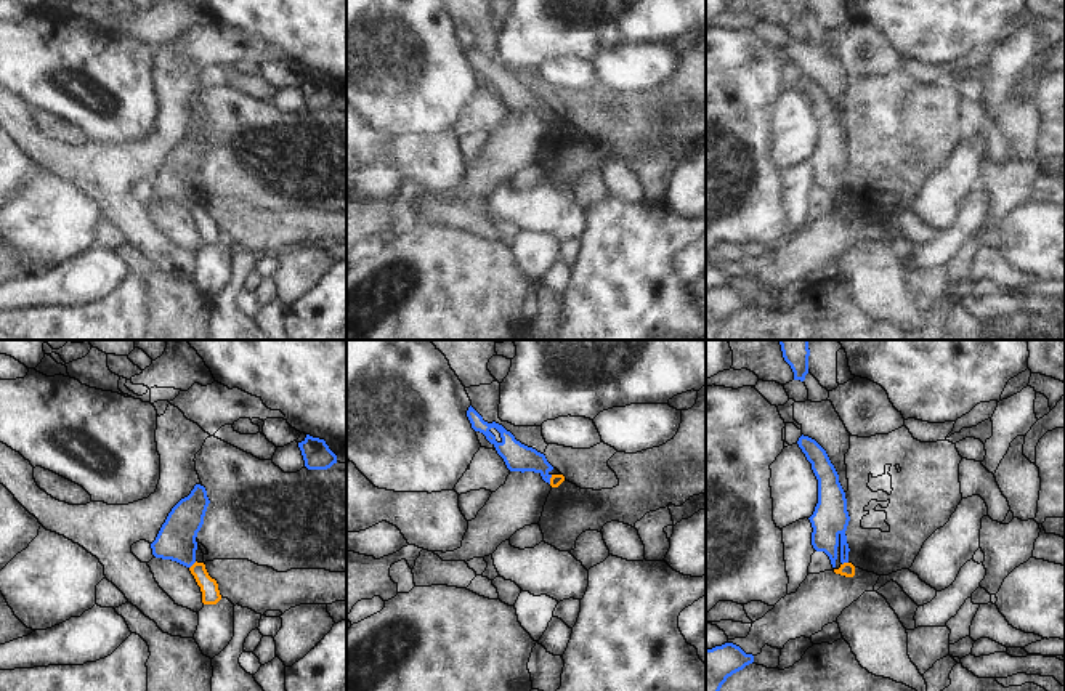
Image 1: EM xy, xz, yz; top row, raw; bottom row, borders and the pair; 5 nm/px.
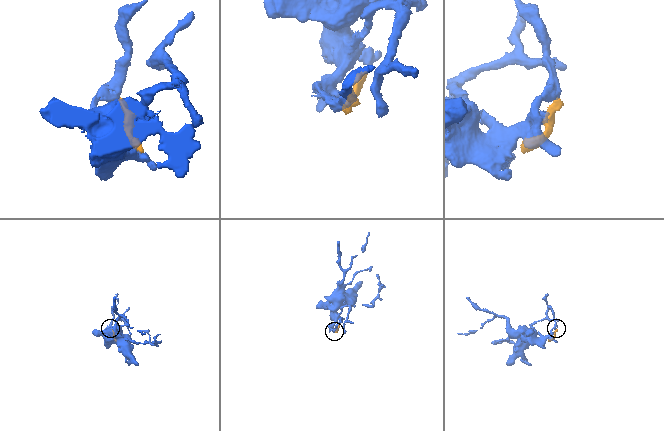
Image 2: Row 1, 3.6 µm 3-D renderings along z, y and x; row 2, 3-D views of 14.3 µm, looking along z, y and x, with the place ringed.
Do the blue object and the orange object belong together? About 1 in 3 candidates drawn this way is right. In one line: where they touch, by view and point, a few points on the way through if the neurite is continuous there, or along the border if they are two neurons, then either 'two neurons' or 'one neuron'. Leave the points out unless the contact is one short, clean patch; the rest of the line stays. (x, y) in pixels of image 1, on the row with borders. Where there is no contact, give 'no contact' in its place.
xy (193, 563) | along xy (196, 561), (190, 568) | two neurons

